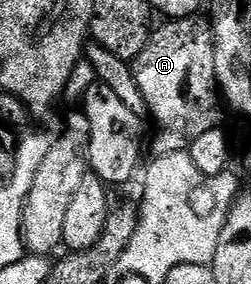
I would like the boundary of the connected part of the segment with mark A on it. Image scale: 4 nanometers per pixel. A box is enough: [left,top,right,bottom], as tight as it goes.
[132,16,222,158]

